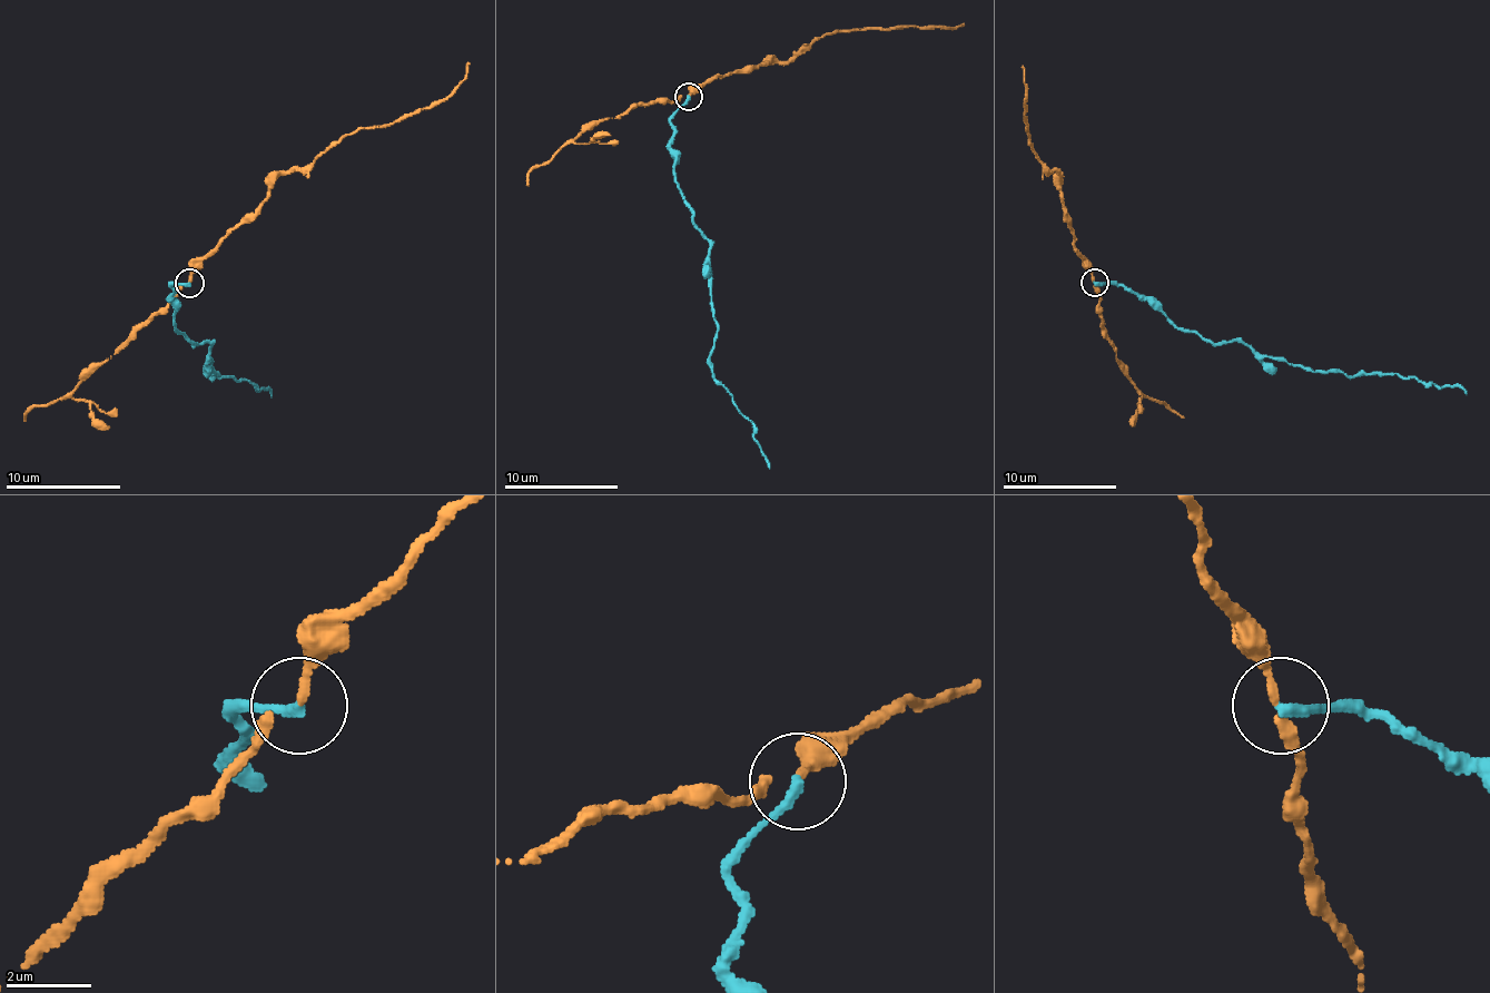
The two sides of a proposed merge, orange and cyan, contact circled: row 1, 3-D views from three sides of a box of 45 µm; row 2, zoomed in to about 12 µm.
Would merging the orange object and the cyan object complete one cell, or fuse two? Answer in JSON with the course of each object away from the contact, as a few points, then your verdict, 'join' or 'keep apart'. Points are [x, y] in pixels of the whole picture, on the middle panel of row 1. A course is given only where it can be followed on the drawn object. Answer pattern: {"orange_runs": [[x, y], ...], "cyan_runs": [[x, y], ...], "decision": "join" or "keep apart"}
{"orange_runs": [[689, 95], [718, 75], [749, 71], [760, 64], [806, 52], [831, 32], [961, 23]], "cyan_runs": [[689, 97], [669, 120], [669, 151], [692, 225], [709, 242], [718, 327], [712, 375], [755, 429], [769, 469]], "decision": "keep apart"}

